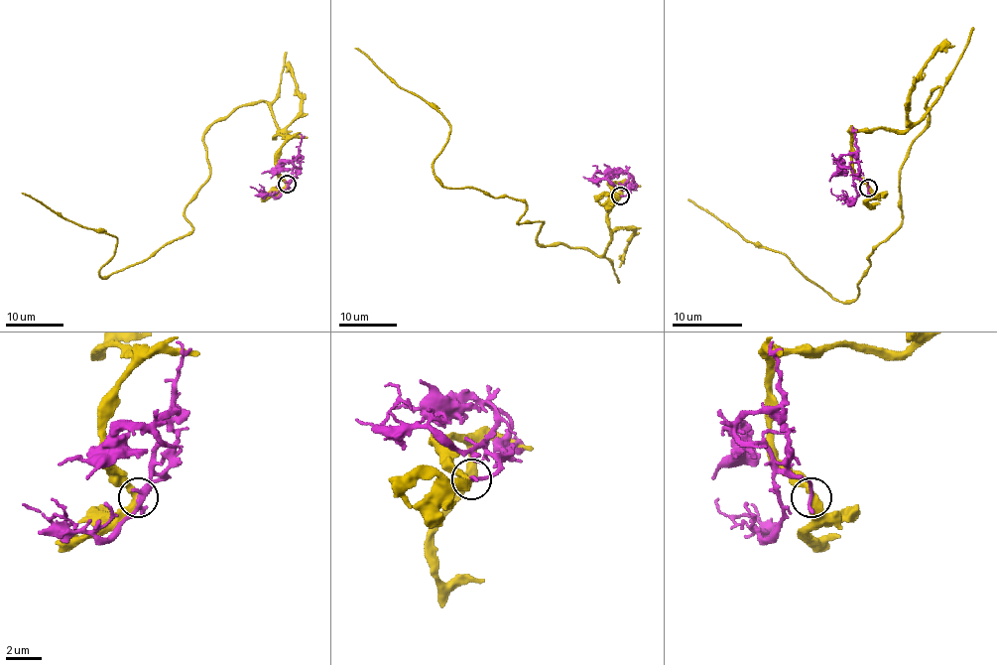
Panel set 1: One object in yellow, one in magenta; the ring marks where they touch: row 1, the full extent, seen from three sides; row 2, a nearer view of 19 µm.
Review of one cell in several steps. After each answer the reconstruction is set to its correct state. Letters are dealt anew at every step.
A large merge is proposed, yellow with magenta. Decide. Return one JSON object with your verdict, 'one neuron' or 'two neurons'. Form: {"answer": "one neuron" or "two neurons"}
{"answer": "two neurons"}

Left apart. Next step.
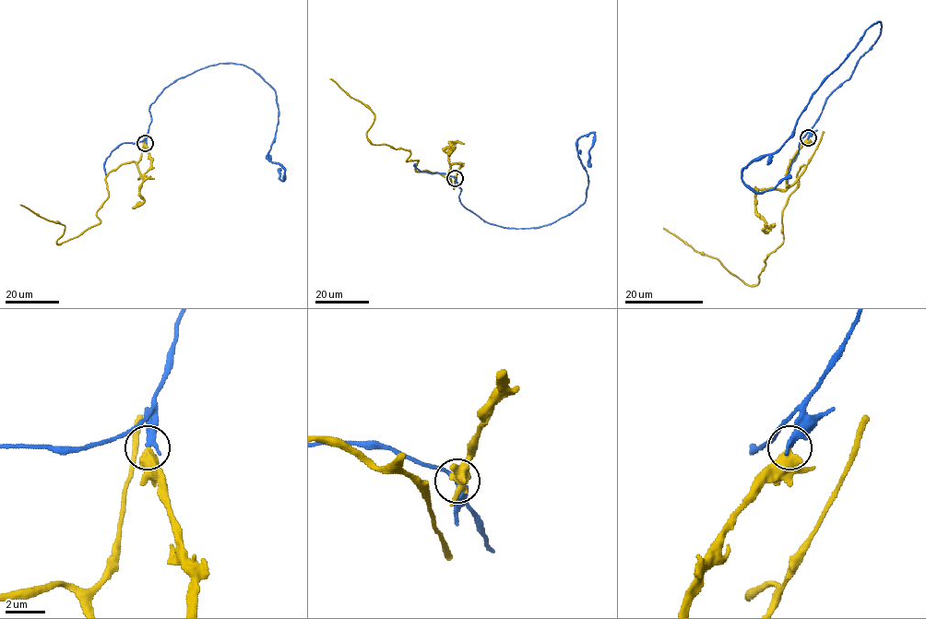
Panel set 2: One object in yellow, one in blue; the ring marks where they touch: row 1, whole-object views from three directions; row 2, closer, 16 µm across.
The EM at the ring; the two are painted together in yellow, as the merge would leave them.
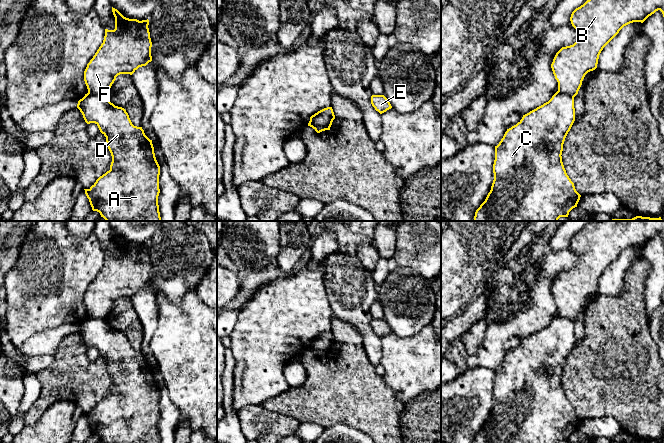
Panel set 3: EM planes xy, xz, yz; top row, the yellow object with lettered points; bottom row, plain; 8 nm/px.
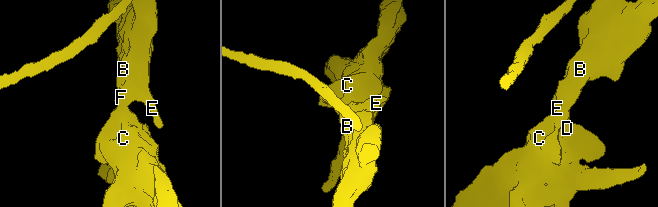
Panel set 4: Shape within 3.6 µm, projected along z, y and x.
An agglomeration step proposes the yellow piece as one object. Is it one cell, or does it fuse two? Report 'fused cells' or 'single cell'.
fused cells

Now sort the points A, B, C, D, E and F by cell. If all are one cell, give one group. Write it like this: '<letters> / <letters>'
A C D / B E F

